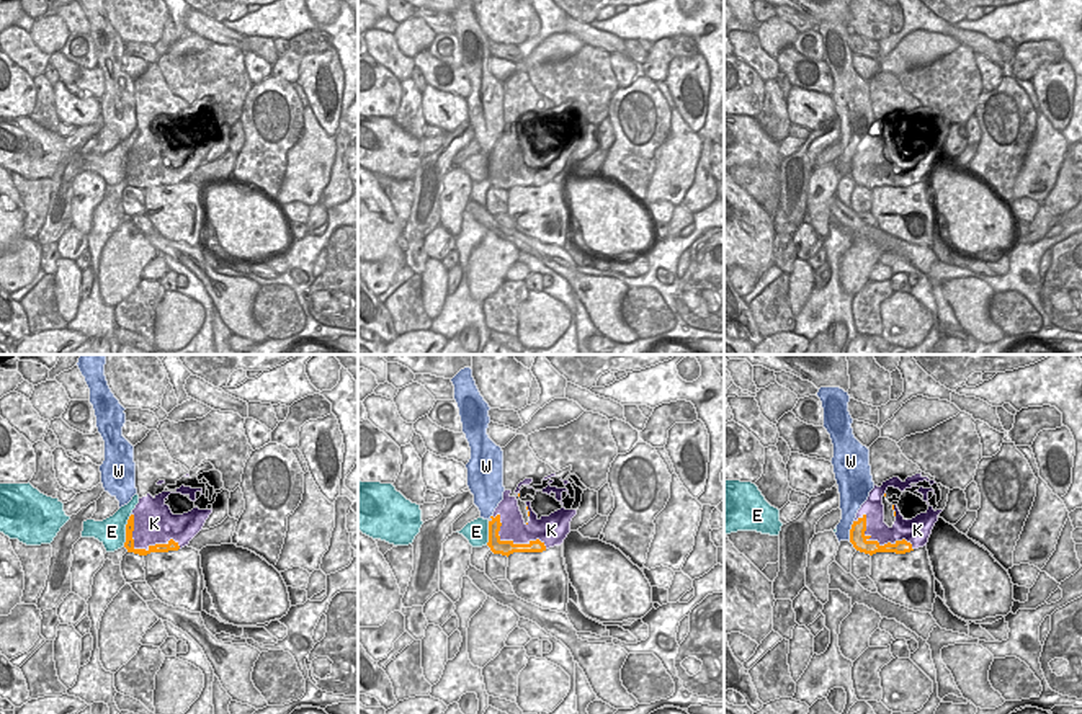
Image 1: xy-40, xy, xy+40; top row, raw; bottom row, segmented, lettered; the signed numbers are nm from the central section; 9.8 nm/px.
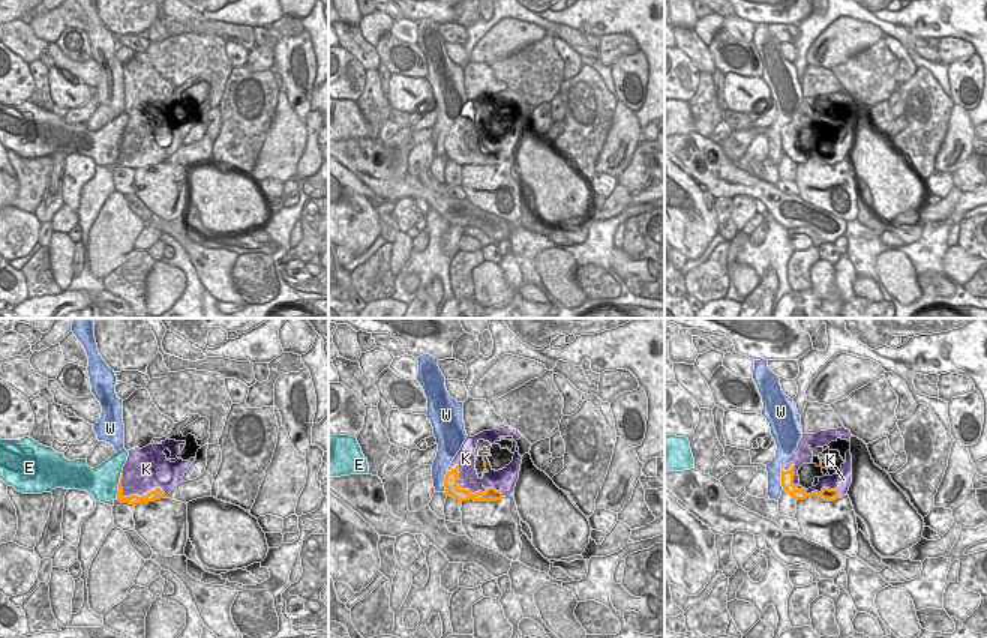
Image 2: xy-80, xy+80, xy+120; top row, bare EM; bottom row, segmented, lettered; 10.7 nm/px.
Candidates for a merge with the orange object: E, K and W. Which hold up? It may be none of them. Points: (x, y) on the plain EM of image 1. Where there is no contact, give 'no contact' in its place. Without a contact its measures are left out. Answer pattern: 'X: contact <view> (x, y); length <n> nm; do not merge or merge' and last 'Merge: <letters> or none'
E: contact xy-40 (126, 164); length 320 nm; do not merge
K: contact xy+40 (876, 175); length 650 nm; do not merge
W: contact xy+40 (850, 164); length 220 nm; do not merge
Merge: none

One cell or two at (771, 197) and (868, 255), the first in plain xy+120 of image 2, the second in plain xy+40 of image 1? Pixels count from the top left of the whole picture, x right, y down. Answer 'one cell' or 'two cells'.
two cells

